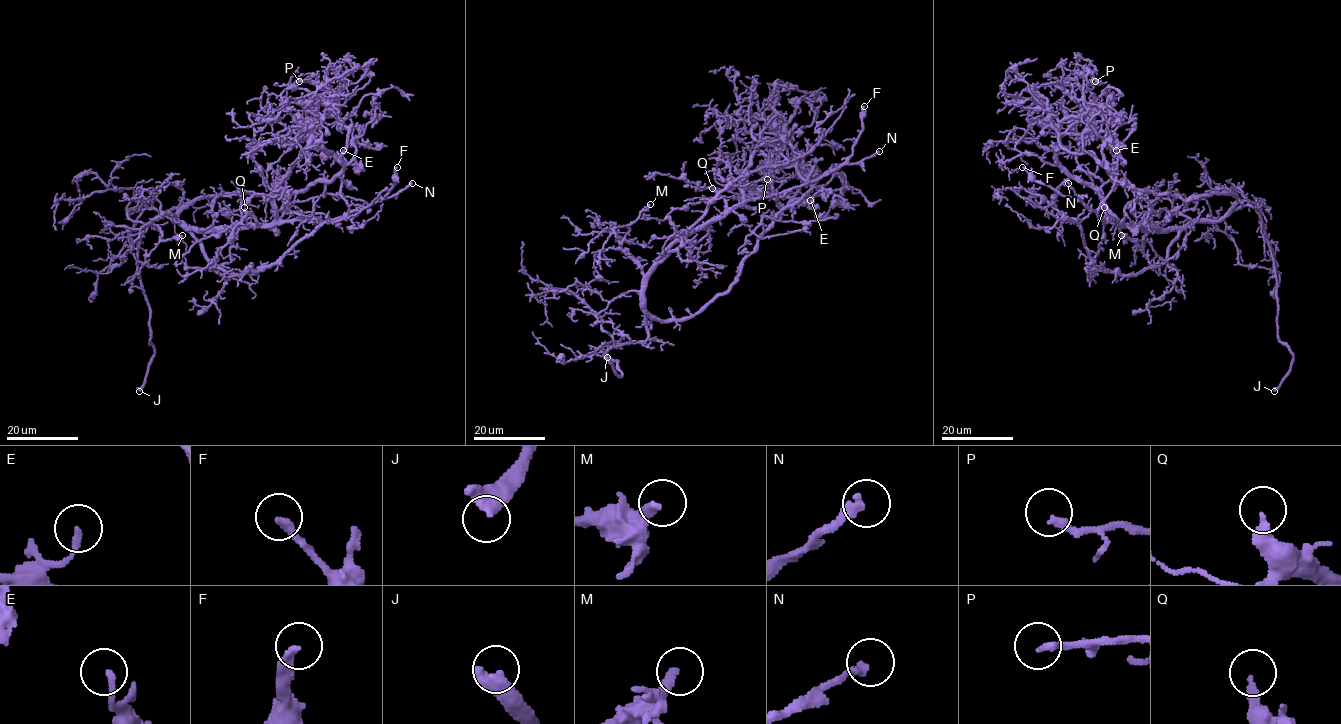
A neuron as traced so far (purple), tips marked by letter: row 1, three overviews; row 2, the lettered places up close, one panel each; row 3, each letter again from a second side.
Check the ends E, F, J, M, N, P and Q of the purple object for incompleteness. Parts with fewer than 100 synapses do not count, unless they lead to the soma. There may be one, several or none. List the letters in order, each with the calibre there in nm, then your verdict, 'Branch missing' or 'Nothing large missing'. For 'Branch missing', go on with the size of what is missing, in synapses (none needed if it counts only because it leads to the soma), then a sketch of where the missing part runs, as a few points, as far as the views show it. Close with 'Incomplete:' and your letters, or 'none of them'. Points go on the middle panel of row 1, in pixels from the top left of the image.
E: Thickness 190 nm. Nothing large missing
F: Thickness 280 nm. Nothing large missing
J: Thickness 320 nm. Branch missing
M: Thickness 280 nm. Branch missing. Roughly 110 synapses. Course of what is missing: (650, 204), (662, 192), (663, 181), (670, 168), (690, 151), (696, 133), (691, 127), (712, 115)
N: Thickness 280 nm. Nothing large missing
P: Thickness 240 nm. Nothing large missing
Q: Thickness 300 nm. Branch missing. Roughly 250 synapses. Course of what is missing: (712, 188), (709, 170), (720, 144), (717, 139), (721, 132), (721, 103), (726, 92), (732, 90), (734, 98)
Incomplete: J, M, Q

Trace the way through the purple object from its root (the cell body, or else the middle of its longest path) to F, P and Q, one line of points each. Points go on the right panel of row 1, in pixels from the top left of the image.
F: (1158, 228), (1127, 227), (1115, 220), (1104, 220), (1080, 200), (1063, 197), (1039, 183), (1022, 167)
P: (1158, 228), (1124, 226), (1101, 196), (1076, 179), (1057, 159), (1059, 124), (1086, 112), (1084, 93), (1095, 81)
Q: (1158, 228), (1134, 228), (1118, 224), (1104, 207)

